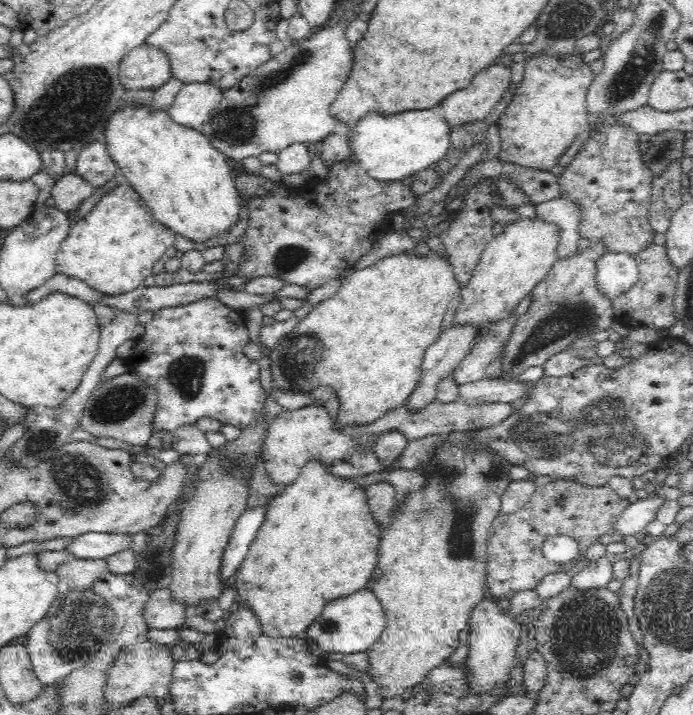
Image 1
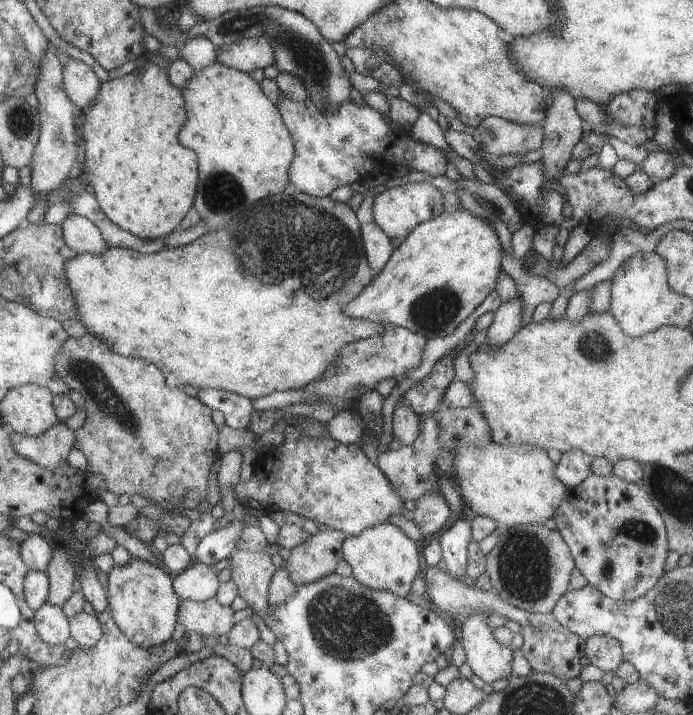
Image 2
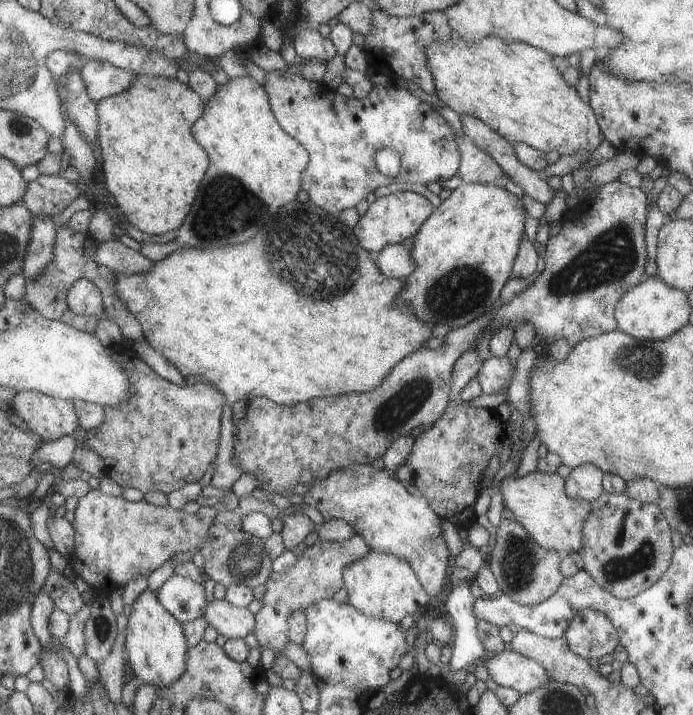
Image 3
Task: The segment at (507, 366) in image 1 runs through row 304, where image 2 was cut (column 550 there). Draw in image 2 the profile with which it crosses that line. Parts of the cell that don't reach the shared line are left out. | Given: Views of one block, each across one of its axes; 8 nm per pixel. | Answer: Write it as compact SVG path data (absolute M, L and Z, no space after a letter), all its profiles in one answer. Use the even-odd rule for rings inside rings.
M520 524L507 527L485 555L485 570L492 590L504 603L530 613L551 613L568 588L574 557L557 529Z

